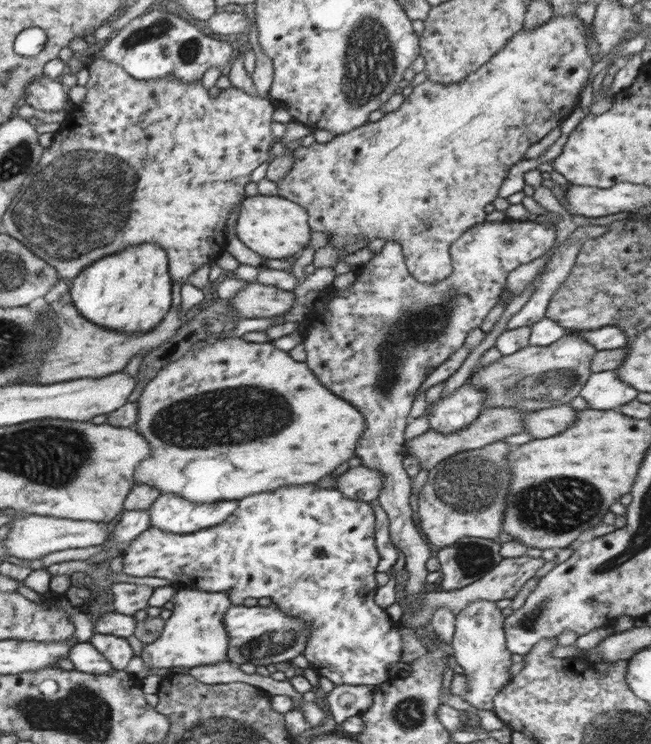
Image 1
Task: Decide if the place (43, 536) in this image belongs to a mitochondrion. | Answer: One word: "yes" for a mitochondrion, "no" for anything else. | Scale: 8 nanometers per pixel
no

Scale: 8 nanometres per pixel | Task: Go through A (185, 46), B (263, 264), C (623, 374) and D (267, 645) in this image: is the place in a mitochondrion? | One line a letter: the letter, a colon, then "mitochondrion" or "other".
A: mitochondrion
B: other
C: other
D: mitochondrion

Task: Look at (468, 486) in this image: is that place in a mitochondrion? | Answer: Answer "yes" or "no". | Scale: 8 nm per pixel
yes

